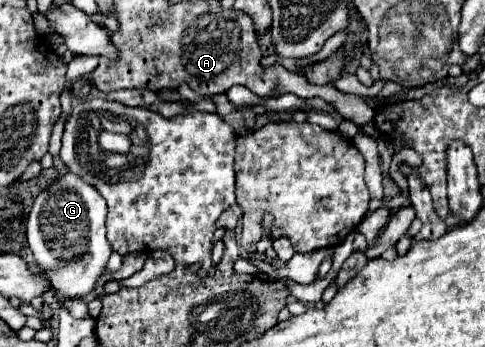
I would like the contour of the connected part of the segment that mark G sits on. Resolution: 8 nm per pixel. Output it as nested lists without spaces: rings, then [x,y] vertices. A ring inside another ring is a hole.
[[[71,172],[55,178],[35,198],[27,220],[27,240],[41,272],[49,276],[59,302],[63,302],[65,296],[87,296],[95,290],[97,278],[105,272],[111,256],[111,246],[105,238],[105,216],[107,204],[103,196]]]

